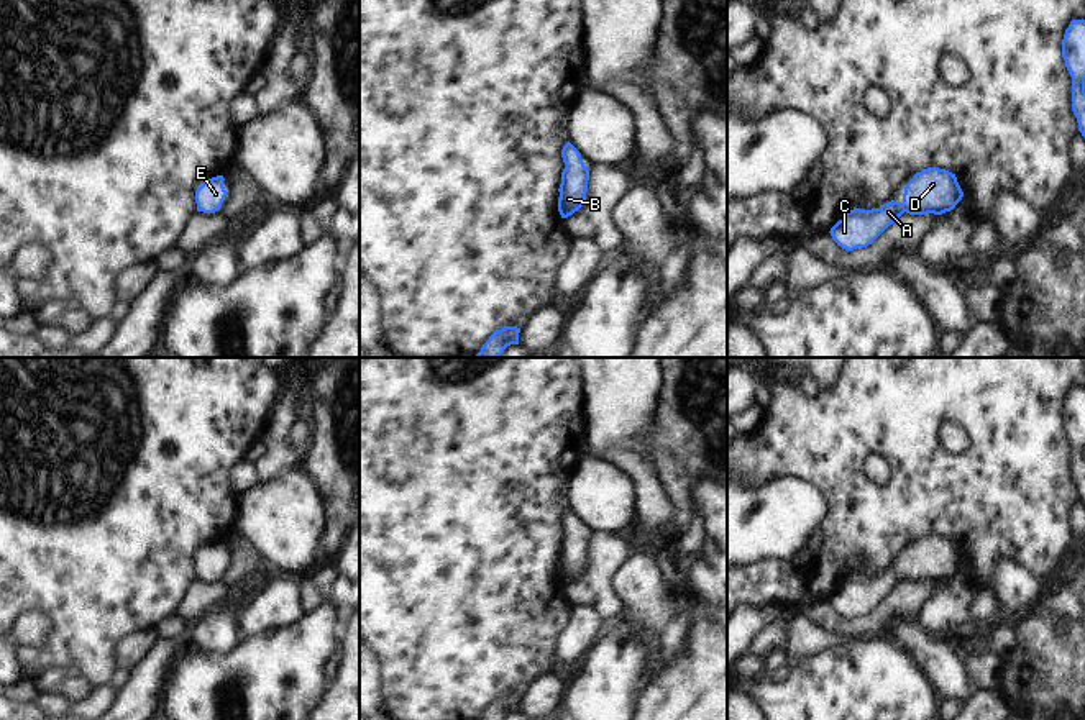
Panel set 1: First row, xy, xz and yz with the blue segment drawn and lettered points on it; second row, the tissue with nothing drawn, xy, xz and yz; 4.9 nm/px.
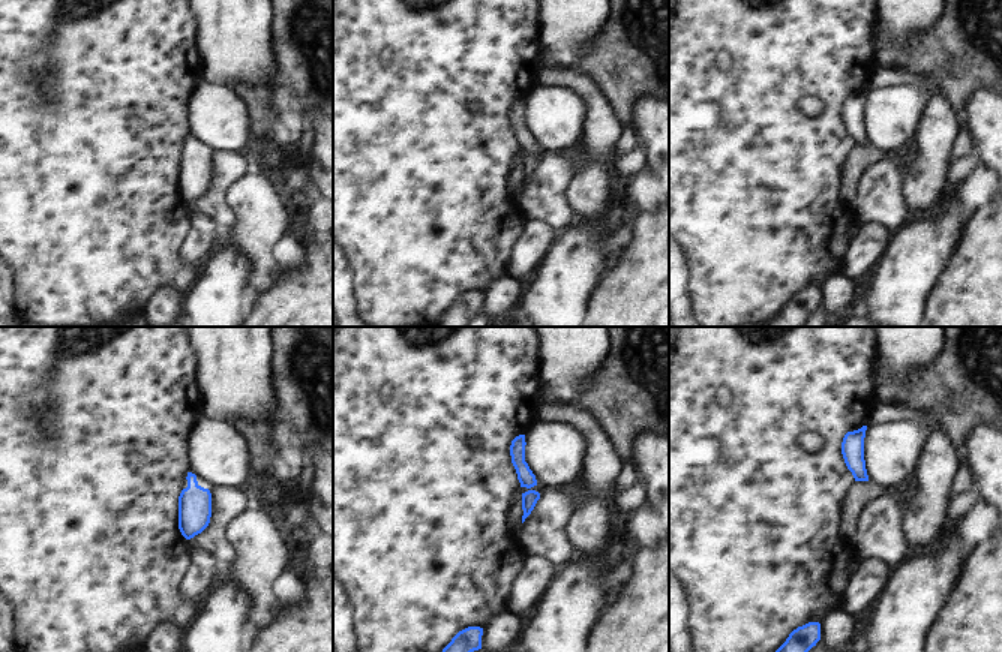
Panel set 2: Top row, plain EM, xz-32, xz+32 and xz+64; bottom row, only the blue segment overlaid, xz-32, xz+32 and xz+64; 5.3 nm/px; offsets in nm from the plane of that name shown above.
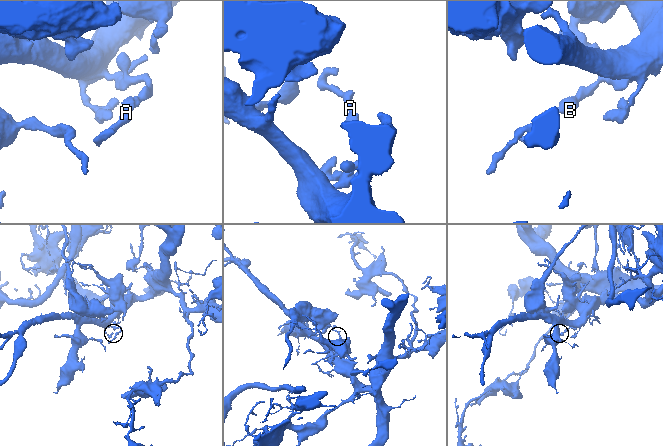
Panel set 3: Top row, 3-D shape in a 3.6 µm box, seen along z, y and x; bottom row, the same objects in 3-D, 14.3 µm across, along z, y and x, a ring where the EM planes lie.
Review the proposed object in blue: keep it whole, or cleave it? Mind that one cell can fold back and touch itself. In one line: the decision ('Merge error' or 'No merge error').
No merge error

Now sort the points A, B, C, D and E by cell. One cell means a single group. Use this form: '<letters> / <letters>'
A B C D E

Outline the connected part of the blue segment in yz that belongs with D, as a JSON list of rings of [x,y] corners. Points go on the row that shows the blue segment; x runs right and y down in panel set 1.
[[[927,167],[906,184],[901,202],[886,202],[880,208],[854,208],[831,228],[832,239],[845,251],[867,248],[904,212],[909,215],[942,215],[955,208],[964,192],[955,174]]]

